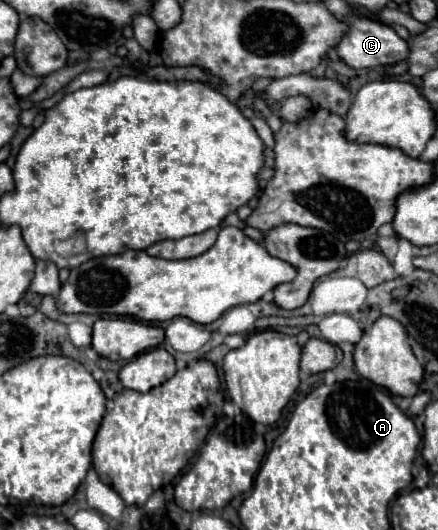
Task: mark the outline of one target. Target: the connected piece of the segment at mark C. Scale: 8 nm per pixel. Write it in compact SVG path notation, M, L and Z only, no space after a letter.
M352 16L348 20L348 34L340 40L340 44L336 46L336 50L340 52L342 60L352 66L352 68L374 68L374 66L386 66L386 64L396 64L408 58L410 48L408 42L404 38L400 38L390 26L382 24L382 22L374 22L368 18L356 18Z

